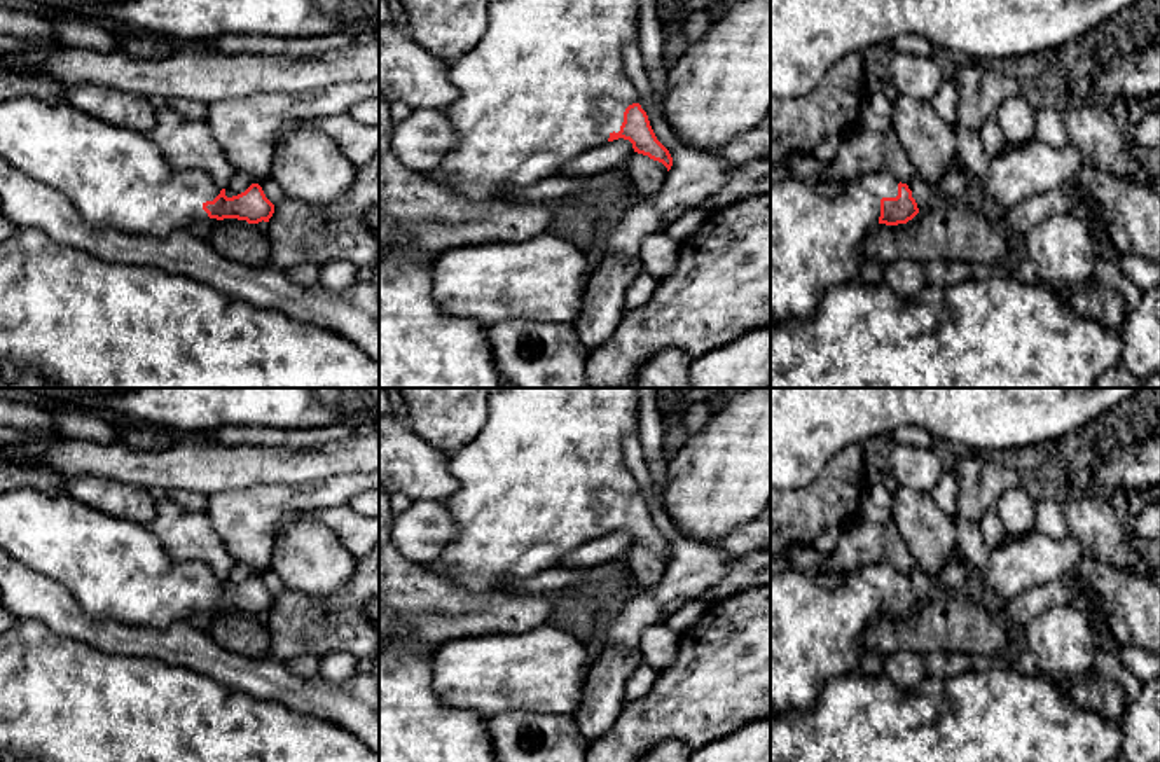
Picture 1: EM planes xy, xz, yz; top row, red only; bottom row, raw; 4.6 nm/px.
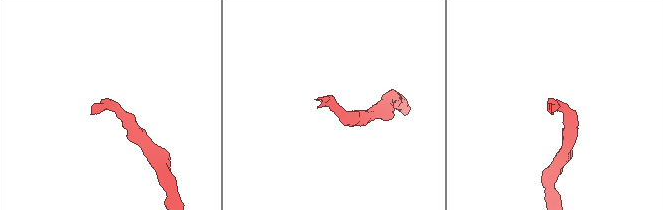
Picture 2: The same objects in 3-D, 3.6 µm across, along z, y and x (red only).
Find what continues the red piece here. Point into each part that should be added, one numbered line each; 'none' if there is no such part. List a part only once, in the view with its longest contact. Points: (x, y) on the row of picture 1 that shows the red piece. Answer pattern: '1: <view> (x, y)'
1: yz (813, 238)

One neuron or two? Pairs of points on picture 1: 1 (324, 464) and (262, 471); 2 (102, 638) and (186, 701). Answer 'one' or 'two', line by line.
1: one
2: two

